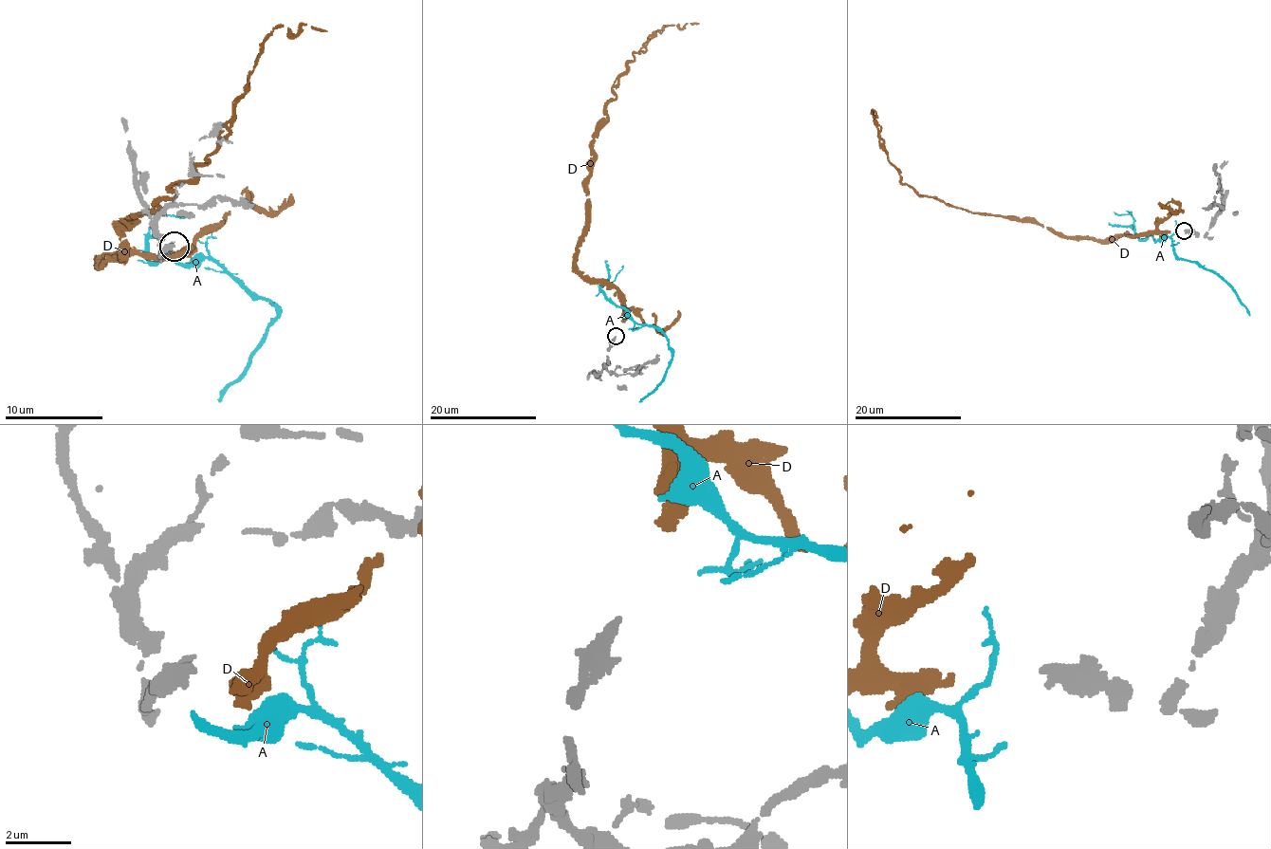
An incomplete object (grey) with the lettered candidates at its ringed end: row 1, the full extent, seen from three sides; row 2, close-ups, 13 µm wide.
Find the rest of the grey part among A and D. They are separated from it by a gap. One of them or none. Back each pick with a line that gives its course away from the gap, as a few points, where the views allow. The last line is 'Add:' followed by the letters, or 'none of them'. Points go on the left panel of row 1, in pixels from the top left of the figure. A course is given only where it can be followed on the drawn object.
D: via (187, 248), (101, 262), (119, 257), (133, 217), (207, 161), (259, 46), (284, 26), (291, 35), (328, 30)
Add: D

